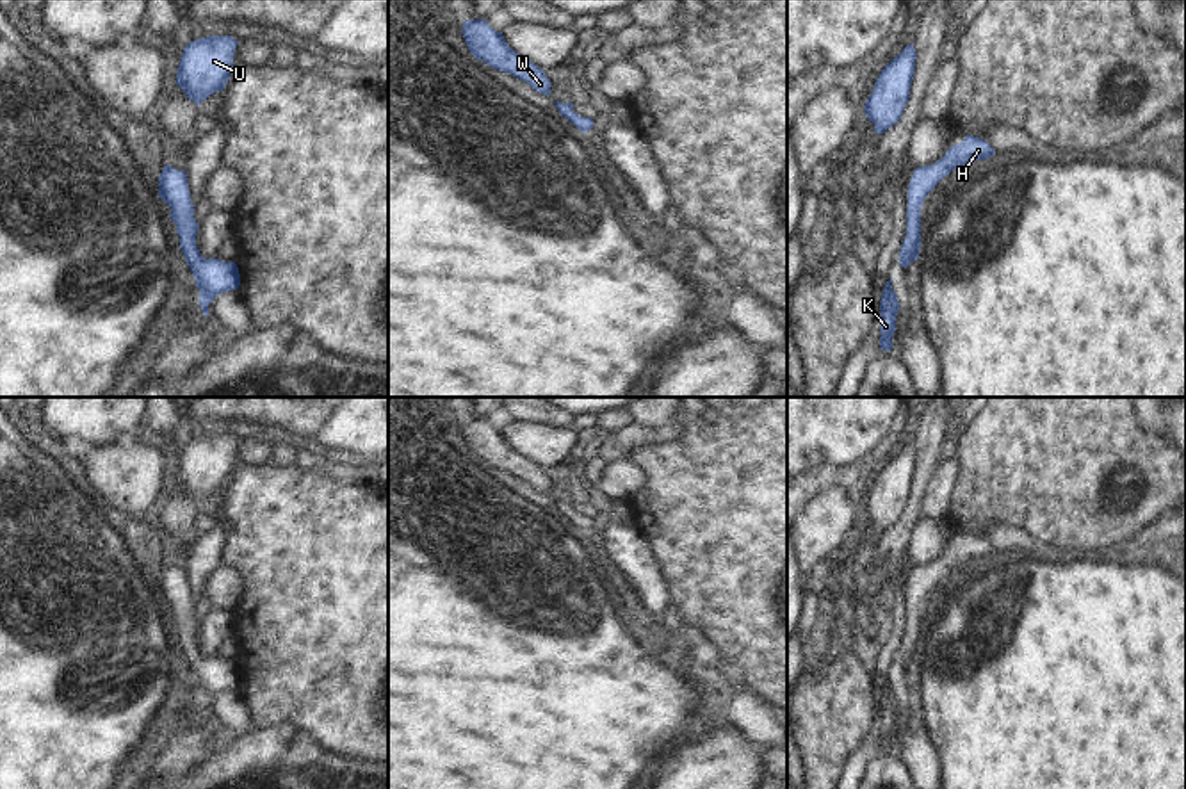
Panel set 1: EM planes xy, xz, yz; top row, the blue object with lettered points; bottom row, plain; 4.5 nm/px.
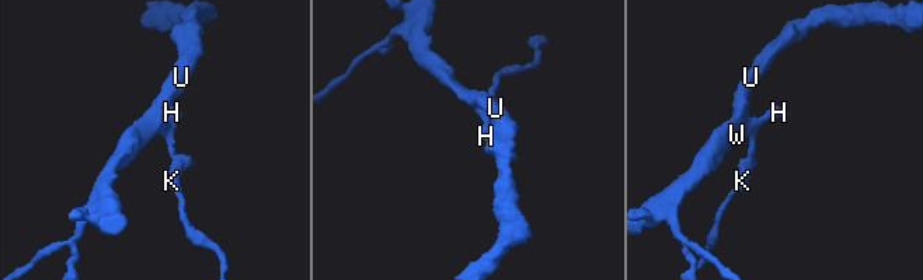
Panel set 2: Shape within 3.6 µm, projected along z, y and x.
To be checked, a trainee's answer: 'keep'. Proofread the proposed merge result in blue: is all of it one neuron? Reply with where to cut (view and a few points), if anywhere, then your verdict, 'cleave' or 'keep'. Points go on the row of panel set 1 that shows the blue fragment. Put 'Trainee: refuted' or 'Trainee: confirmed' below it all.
no cut | keep
Trainee: confirmed

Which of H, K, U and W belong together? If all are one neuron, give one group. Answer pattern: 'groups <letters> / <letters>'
groups H K U W

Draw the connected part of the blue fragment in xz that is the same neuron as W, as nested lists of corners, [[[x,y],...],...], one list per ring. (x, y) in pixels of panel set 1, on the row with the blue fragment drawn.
[[[486,18],[463,21],[461,34],[477,61],[484,61],[488,66],[506,71],[527,82],[534,91],[550,96],[552,84],[545,71],[511,50],[502,32],[493,30]]]

